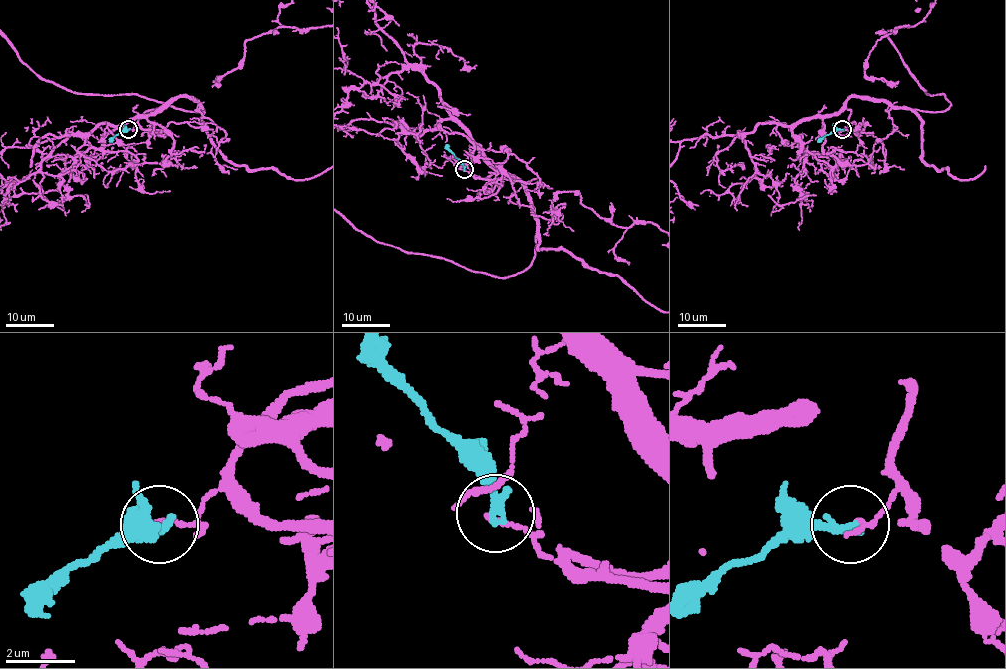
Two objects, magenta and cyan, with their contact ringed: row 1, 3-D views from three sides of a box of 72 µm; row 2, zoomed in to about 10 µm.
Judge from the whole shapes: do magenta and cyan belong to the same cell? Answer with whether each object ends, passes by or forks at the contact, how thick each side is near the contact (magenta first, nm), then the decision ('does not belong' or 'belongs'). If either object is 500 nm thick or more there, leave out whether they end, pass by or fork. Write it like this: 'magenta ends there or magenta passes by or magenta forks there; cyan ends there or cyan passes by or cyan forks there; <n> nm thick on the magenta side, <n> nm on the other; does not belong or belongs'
magenta ends there; cyan ends there; 110 nm thick on the magenta side, 280 nm on the other; does not belong

